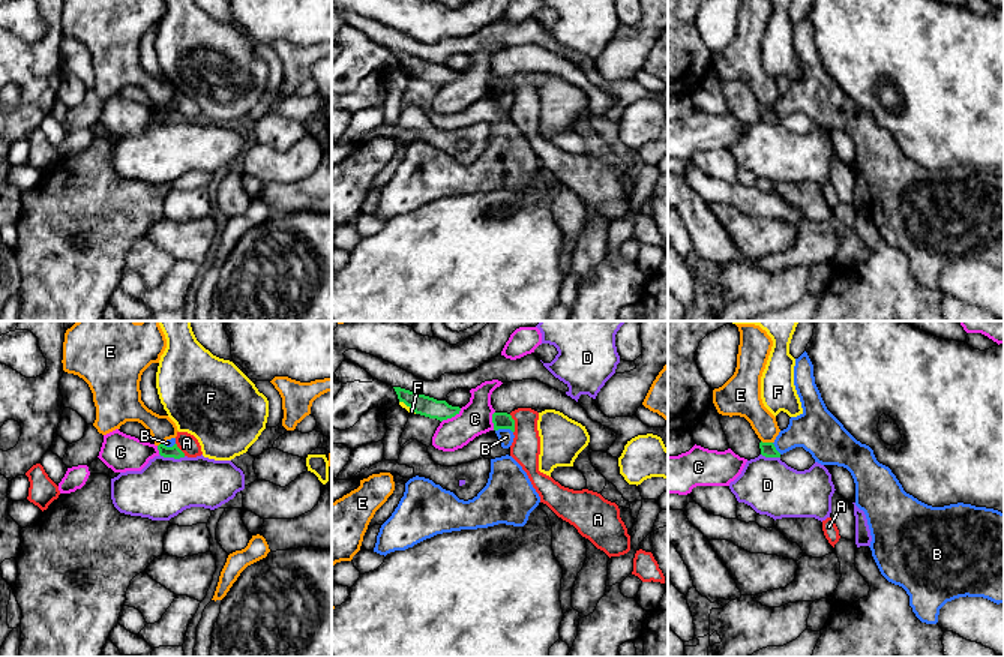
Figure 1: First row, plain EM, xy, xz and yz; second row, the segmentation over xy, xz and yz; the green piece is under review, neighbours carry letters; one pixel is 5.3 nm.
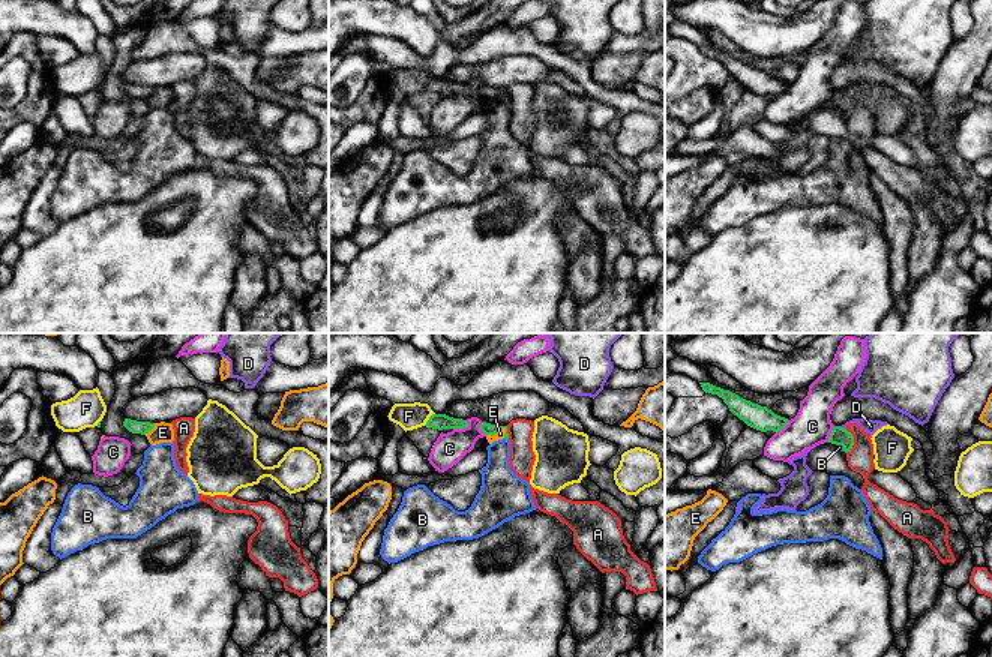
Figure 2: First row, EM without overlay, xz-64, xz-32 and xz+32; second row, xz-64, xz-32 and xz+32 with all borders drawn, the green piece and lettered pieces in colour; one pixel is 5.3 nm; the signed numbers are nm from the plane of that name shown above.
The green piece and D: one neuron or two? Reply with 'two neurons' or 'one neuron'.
two neurons

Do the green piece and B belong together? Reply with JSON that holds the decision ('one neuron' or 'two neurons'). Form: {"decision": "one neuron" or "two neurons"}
{"decision": "two neurons"}

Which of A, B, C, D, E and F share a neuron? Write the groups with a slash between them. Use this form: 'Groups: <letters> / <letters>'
Groups: A / B / C / D / E / F

